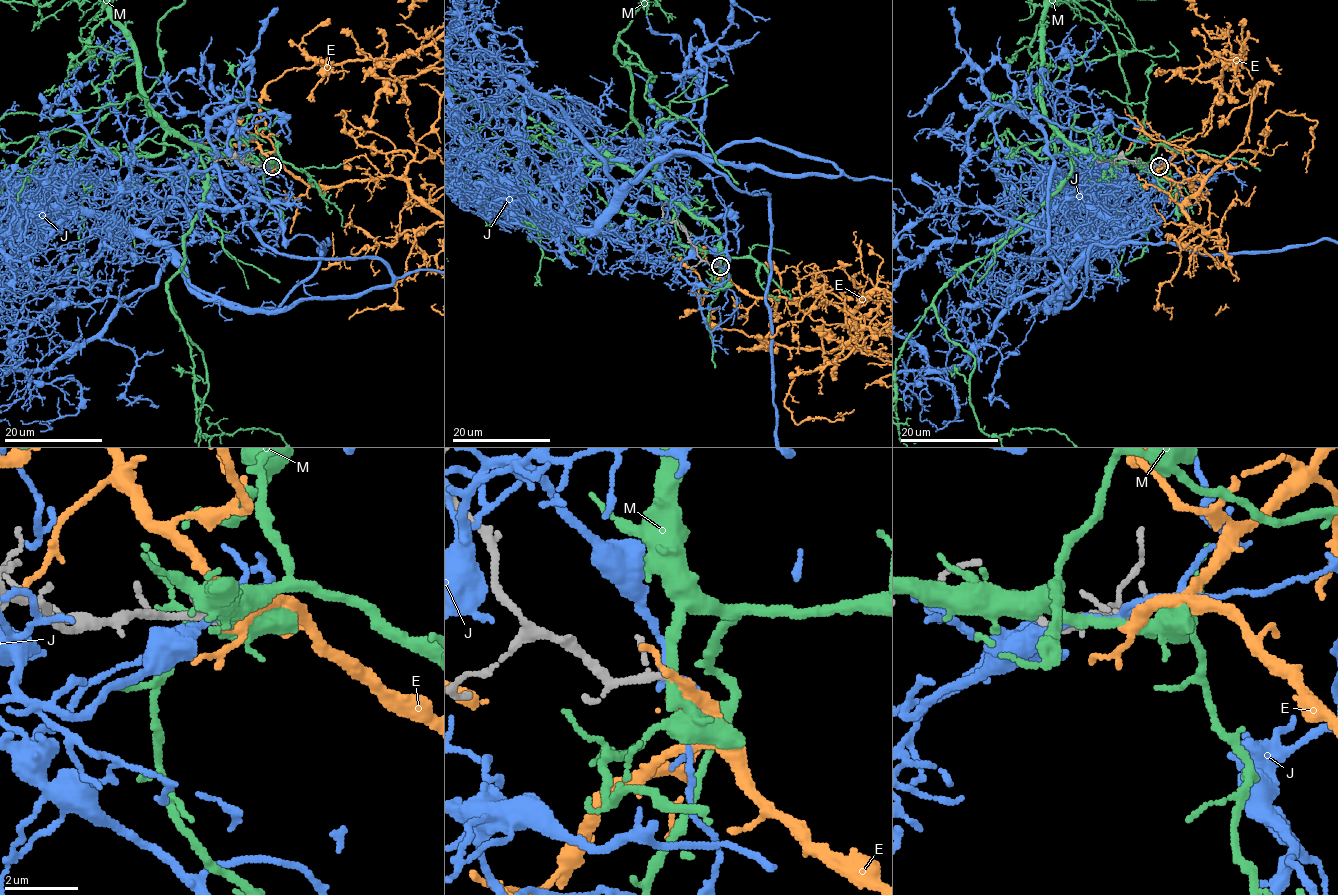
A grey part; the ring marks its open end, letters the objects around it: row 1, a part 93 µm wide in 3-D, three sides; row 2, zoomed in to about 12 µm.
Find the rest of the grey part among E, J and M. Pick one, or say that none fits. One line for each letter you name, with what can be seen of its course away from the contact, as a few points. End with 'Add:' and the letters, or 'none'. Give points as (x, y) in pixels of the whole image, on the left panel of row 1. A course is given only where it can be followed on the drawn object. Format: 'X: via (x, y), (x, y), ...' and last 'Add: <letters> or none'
Add: E

